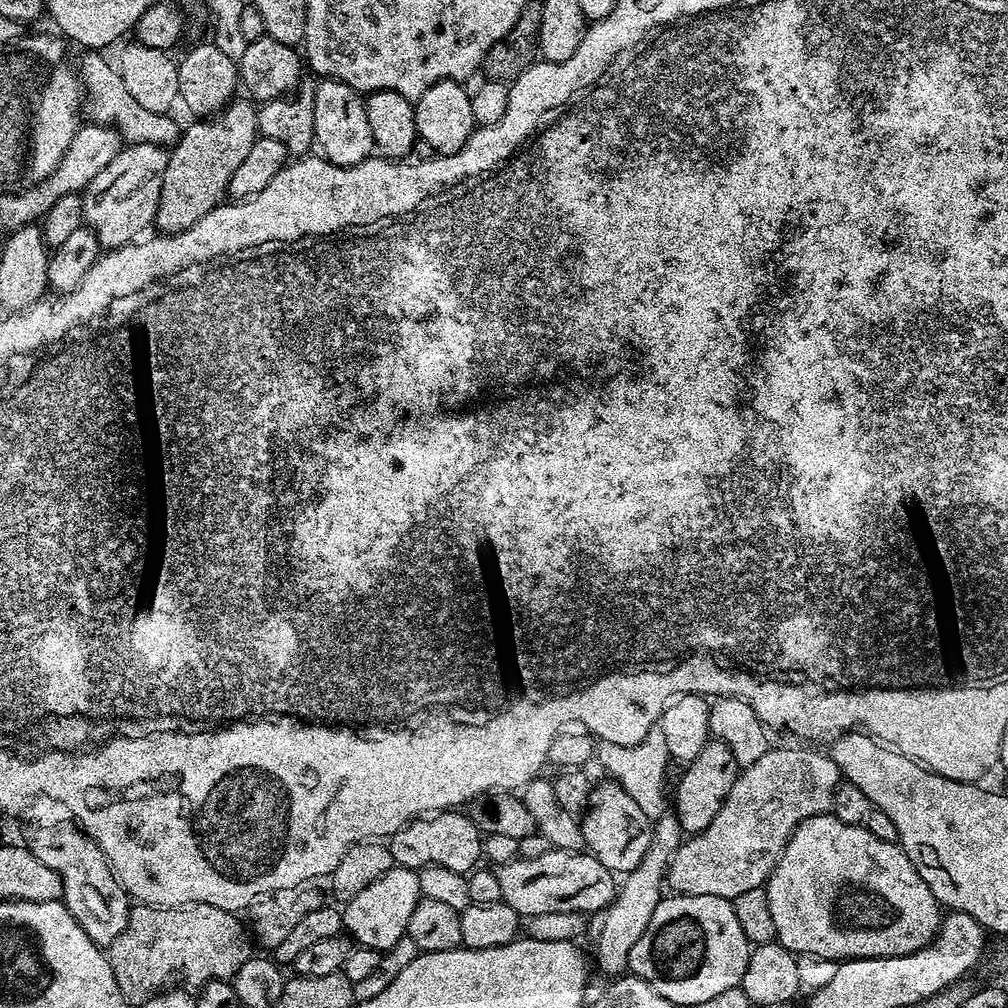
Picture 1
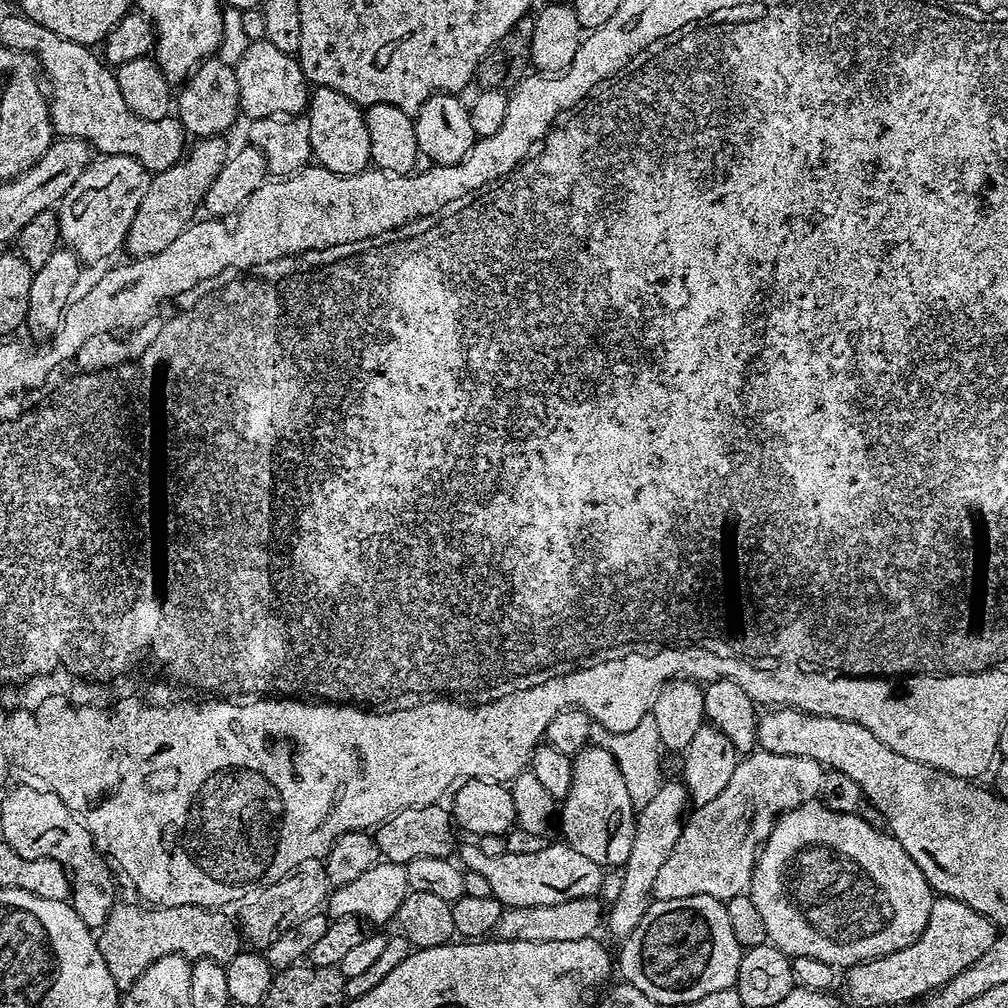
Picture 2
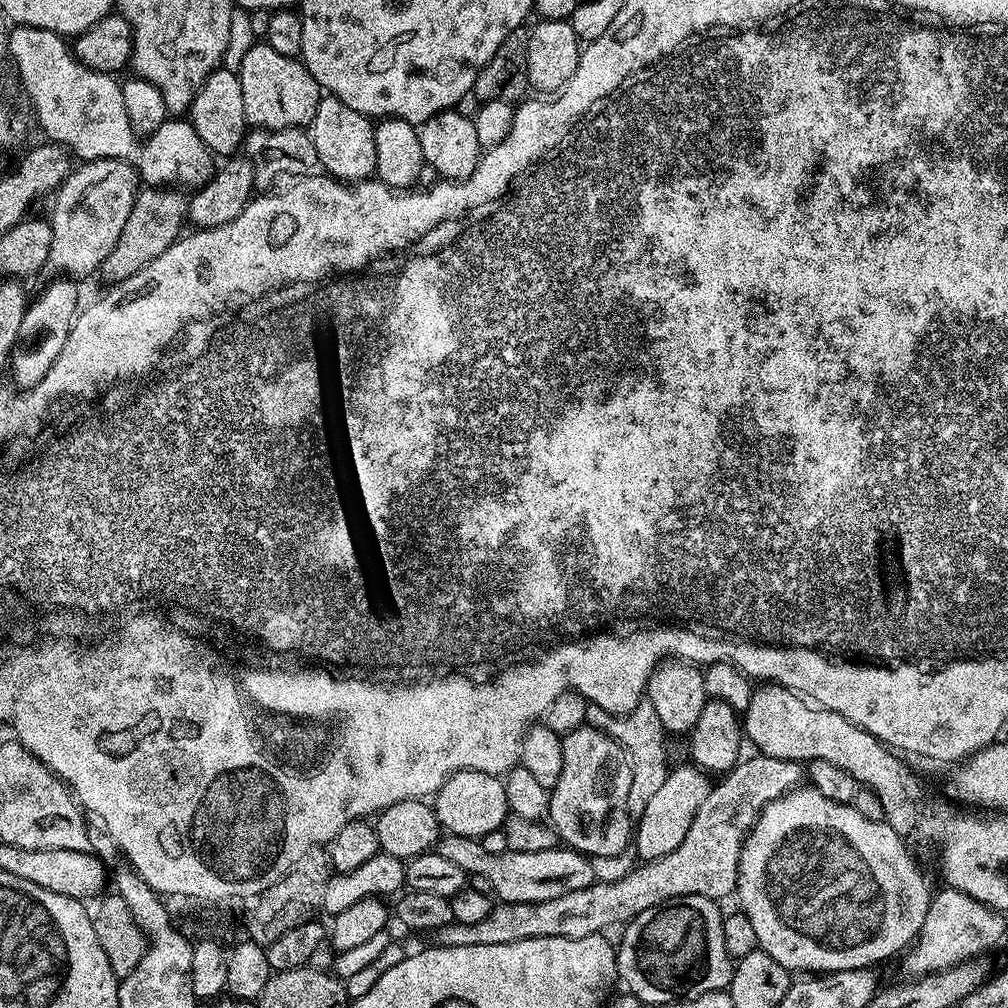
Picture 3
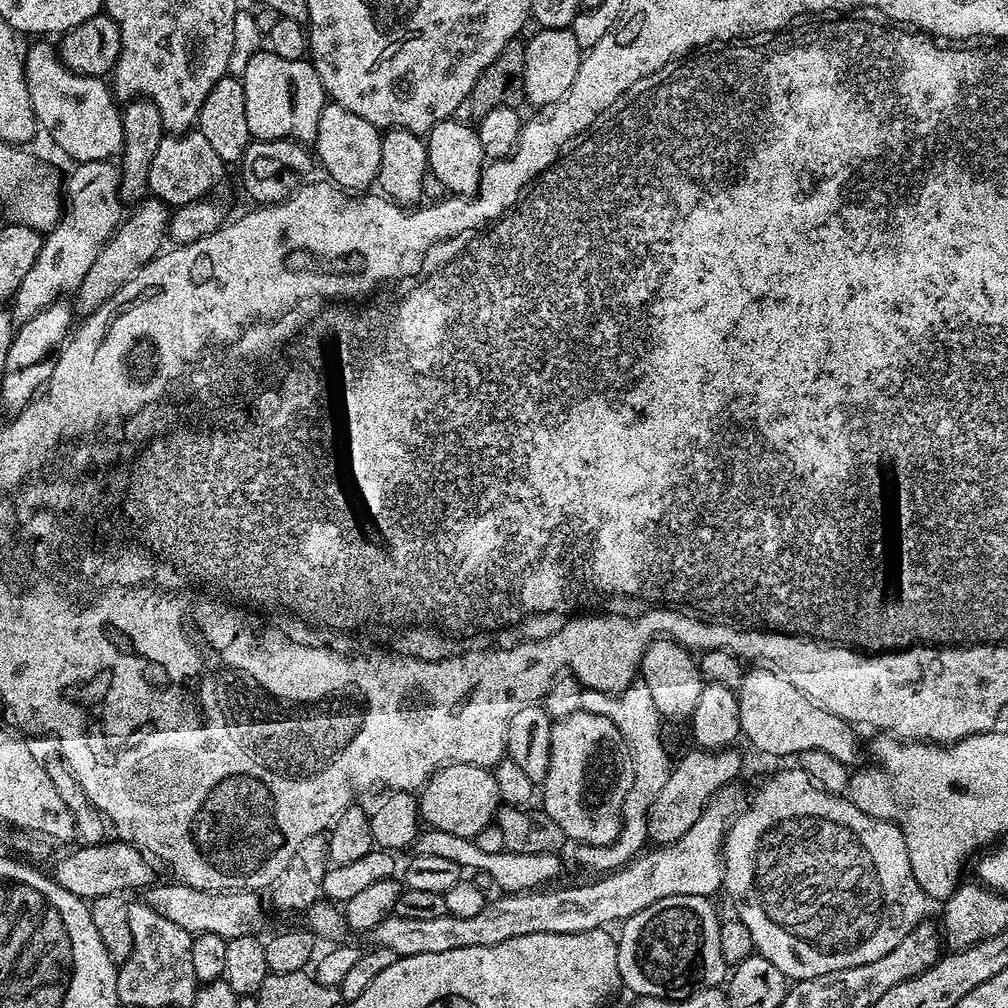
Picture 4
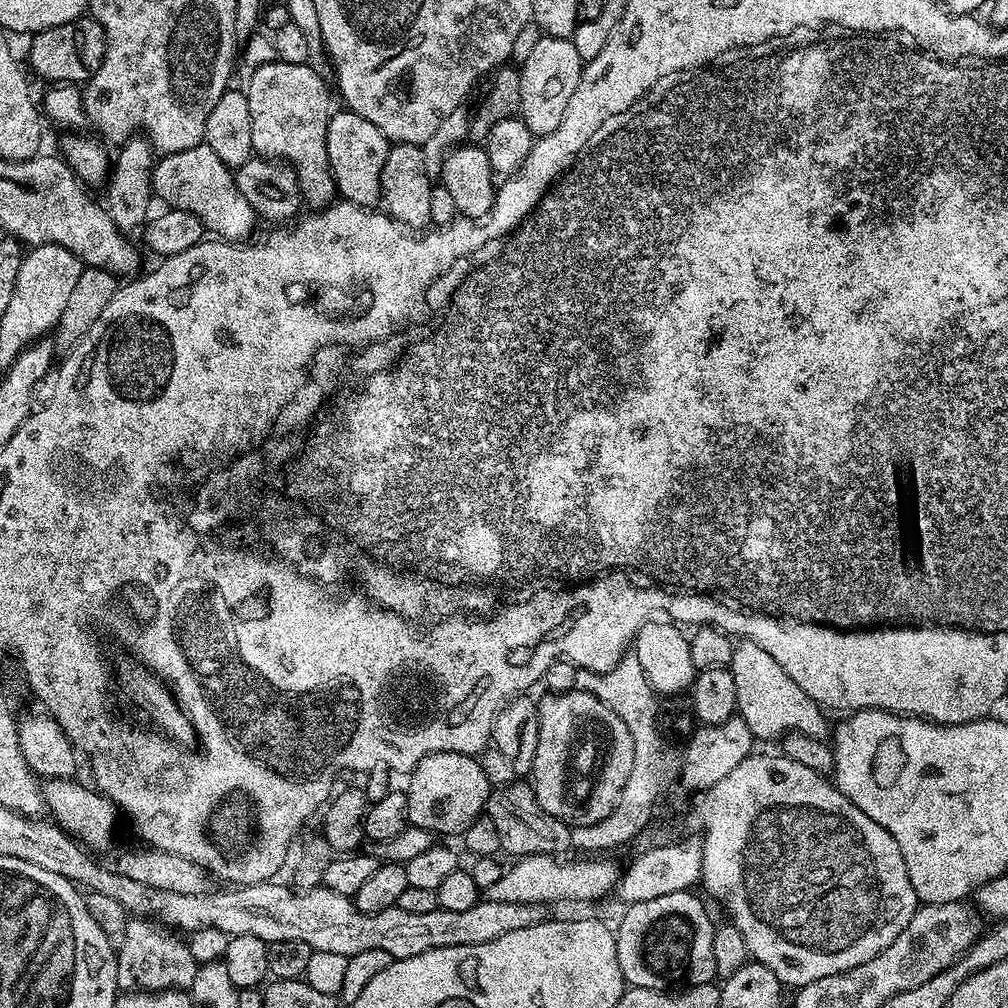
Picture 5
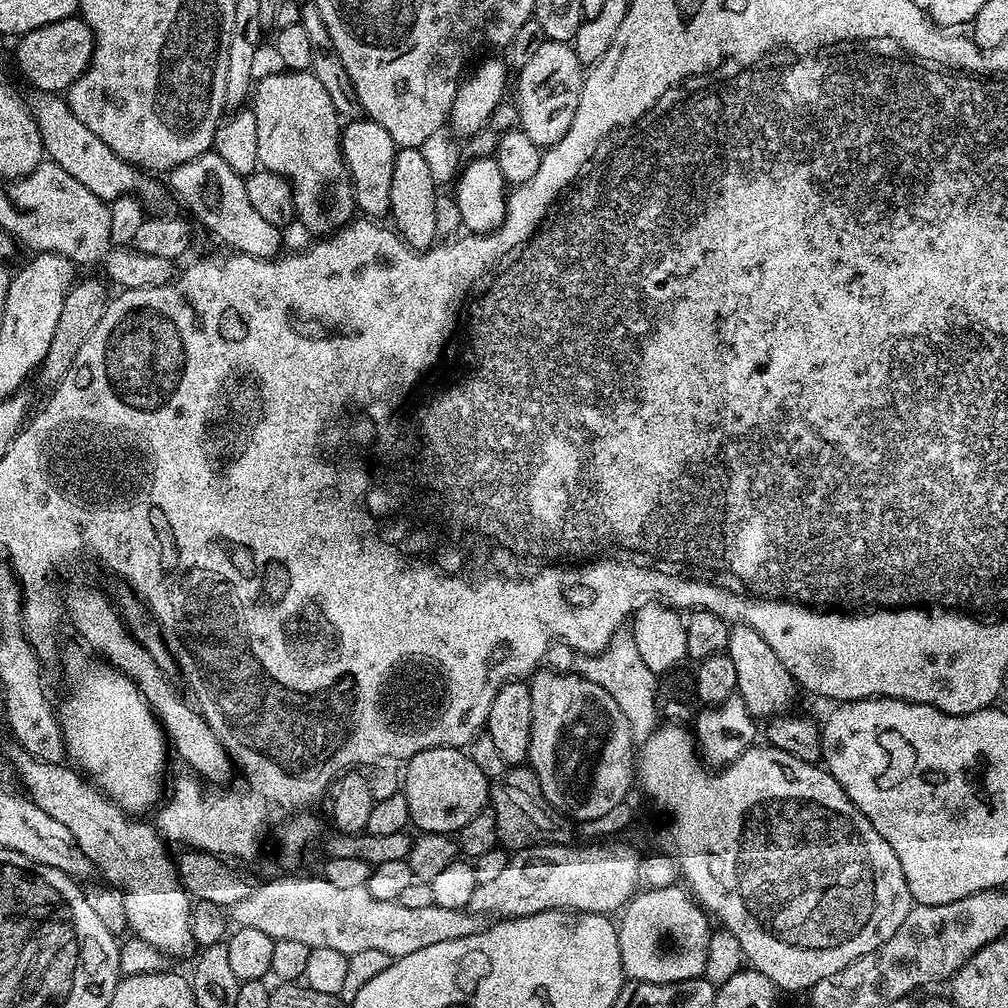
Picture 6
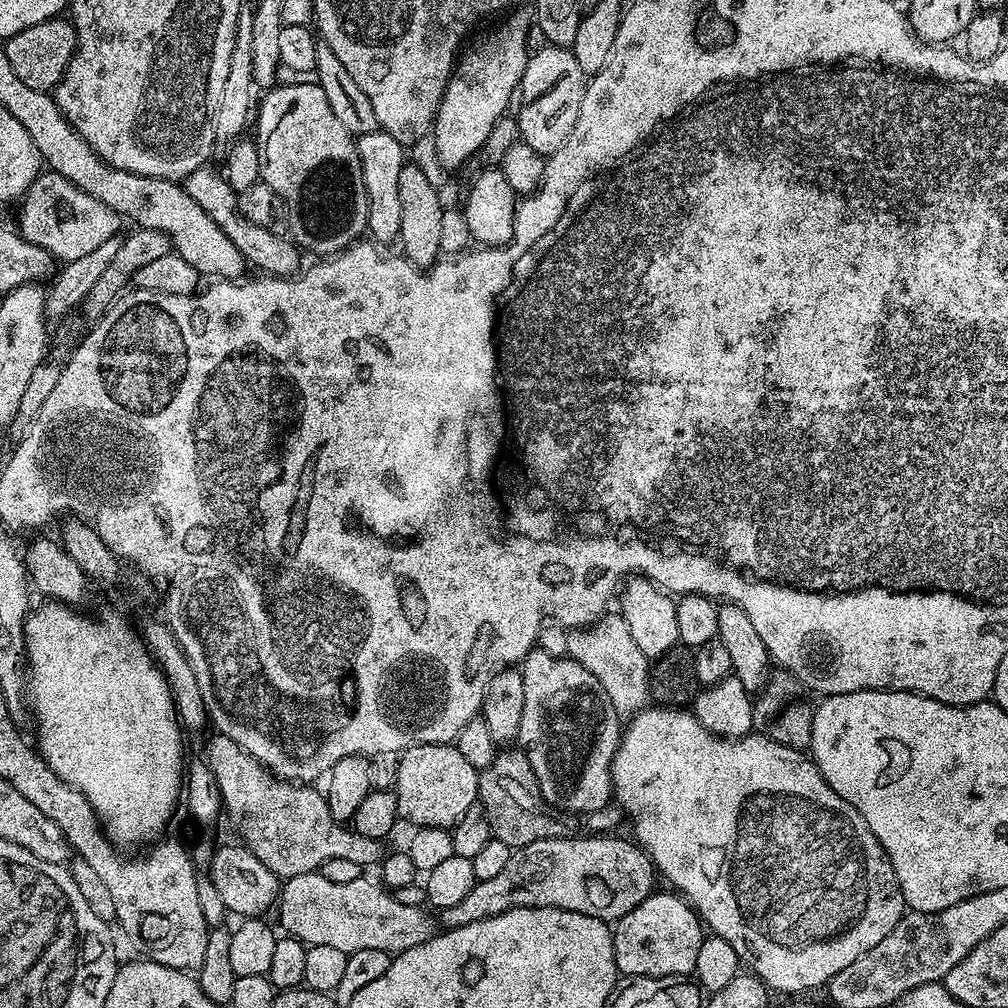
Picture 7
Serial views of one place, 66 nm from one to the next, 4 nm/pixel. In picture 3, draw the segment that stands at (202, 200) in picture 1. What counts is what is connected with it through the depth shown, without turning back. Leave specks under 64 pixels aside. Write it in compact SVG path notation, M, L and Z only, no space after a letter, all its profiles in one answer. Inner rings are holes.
M172 186L141 187L134 198L134 206L130 206L126 226L122 226L122 235L118 237L118 242L114 242L114 250L106 254L99 266L99 275L104 275L108 282L125 280L138 274L140 268L150 266L158 254L166 254L170 245L176 243L185 231L189 197L183 194L183 191Z

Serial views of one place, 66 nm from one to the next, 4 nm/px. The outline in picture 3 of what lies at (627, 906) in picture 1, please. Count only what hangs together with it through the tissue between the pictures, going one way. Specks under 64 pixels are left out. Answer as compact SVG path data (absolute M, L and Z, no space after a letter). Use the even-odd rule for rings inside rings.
M685 762L681 768L673 767L666 782L662 782L659 790L650 797L650 802L646 802L642 814L635 821L635 855L647 862L670 854L670 850L678 850L678 846L682 846L682 838L686 838L686 830L690 830L690 822L694 822L694 814L698 814L698 806L702 806L712 793L712 785L709 773L700 771L691 763Z

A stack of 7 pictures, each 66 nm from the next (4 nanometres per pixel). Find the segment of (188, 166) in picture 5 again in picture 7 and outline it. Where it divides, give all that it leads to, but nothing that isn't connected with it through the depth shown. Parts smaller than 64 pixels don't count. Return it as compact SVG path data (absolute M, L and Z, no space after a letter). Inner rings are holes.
M205 166L194 170L187 180L183 181L183 186L190 194L190 198L194 198L194 202L198 202L198 206L202 206L202 210L206 210L206 214L210 214L210 218L214 218L214 222L218 222L218 226L224 231L226 238L230 238L230 242L234 242L234 246L238 246L238 250L251 267L253 264L261 273L285 278L295 276L301 271L300 255L302 252L296 241L287 235L274 234L262 226L254 226L254 222L250 222L243 216L236 205L238 193L232 189L228 184L228 179L217 169L215 172L212 166Z

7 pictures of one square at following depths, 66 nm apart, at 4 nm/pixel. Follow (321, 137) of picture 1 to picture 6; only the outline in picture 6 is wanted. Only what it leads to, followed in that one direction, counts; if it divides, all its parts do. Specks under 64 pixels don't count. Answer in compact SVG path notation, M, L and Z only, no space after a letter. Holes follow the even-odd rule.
M352 118L343 125L340 153L344 155L348 176L352 179L357 209L365 217L384 218L389 215L390 174L394 172L397 151L396 143L392 141L390 134L386 134L386 130L382 130L382 126L378 126L378 122L367 118Z

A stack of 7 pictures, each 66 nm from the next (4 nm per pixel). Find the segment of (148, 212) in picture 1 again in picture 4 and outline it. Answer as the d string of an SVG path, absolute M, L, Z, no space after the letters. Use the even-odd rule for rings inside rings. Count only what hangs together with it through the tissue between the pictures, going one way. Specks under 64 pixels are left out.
M91 160L85 164L77 163L75 167L66 176L66 207L59 223L44 236L44 245L40 248L38 258L34 258L34 266L30 266L26 278L22 278L22 286L18 286L11 301L13 321L23 322L34 318L55 300L75 293L82 278L86 278L90 271L94 258L98 258L122 219L119 167L108 160Z

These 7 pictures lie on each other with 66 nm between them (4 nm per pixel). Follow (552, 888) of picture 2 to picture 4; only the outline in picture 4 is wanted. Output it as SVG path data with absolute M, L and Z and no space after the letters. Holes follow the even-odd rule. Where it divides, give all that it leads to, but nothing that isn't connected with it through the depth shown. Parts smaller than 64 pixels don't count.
M425 827L416 837L414 845L415 855L446 858L450 862L458 862L462 870L486 871L493 878L495 887L501 893L531 892L551 885L552 880L560 872L560 856L543 852L542 854L522 854L521 852L502 851L498 854L485 854L478 850L475 839L462 838L458 834L446 834L446 830Z

